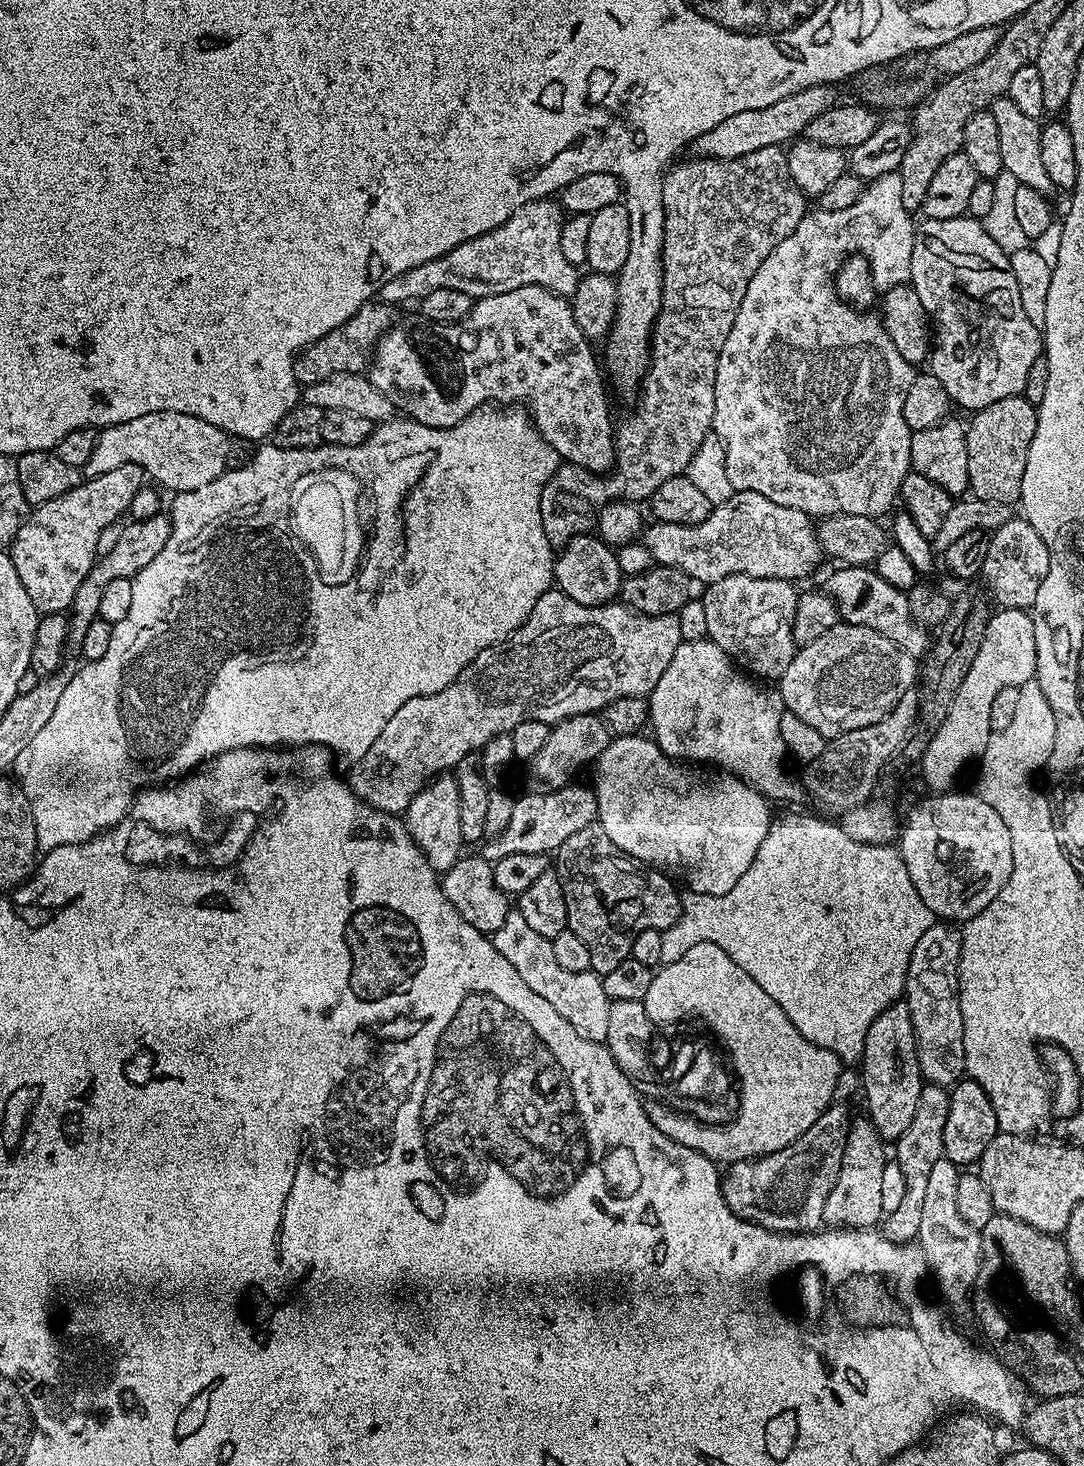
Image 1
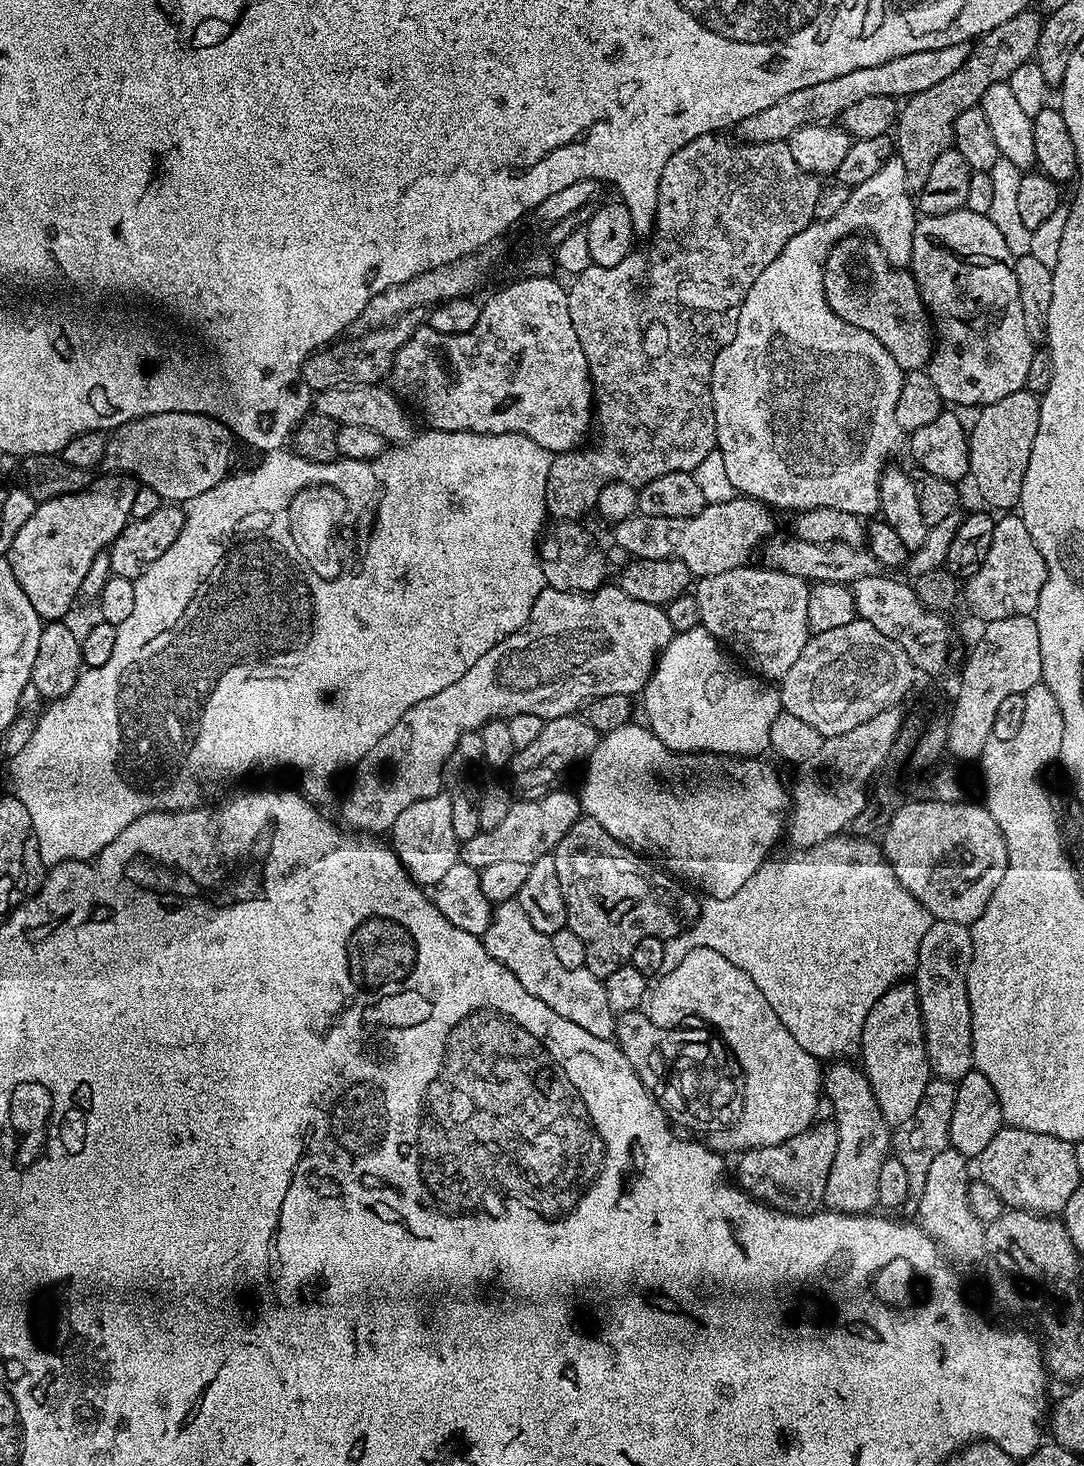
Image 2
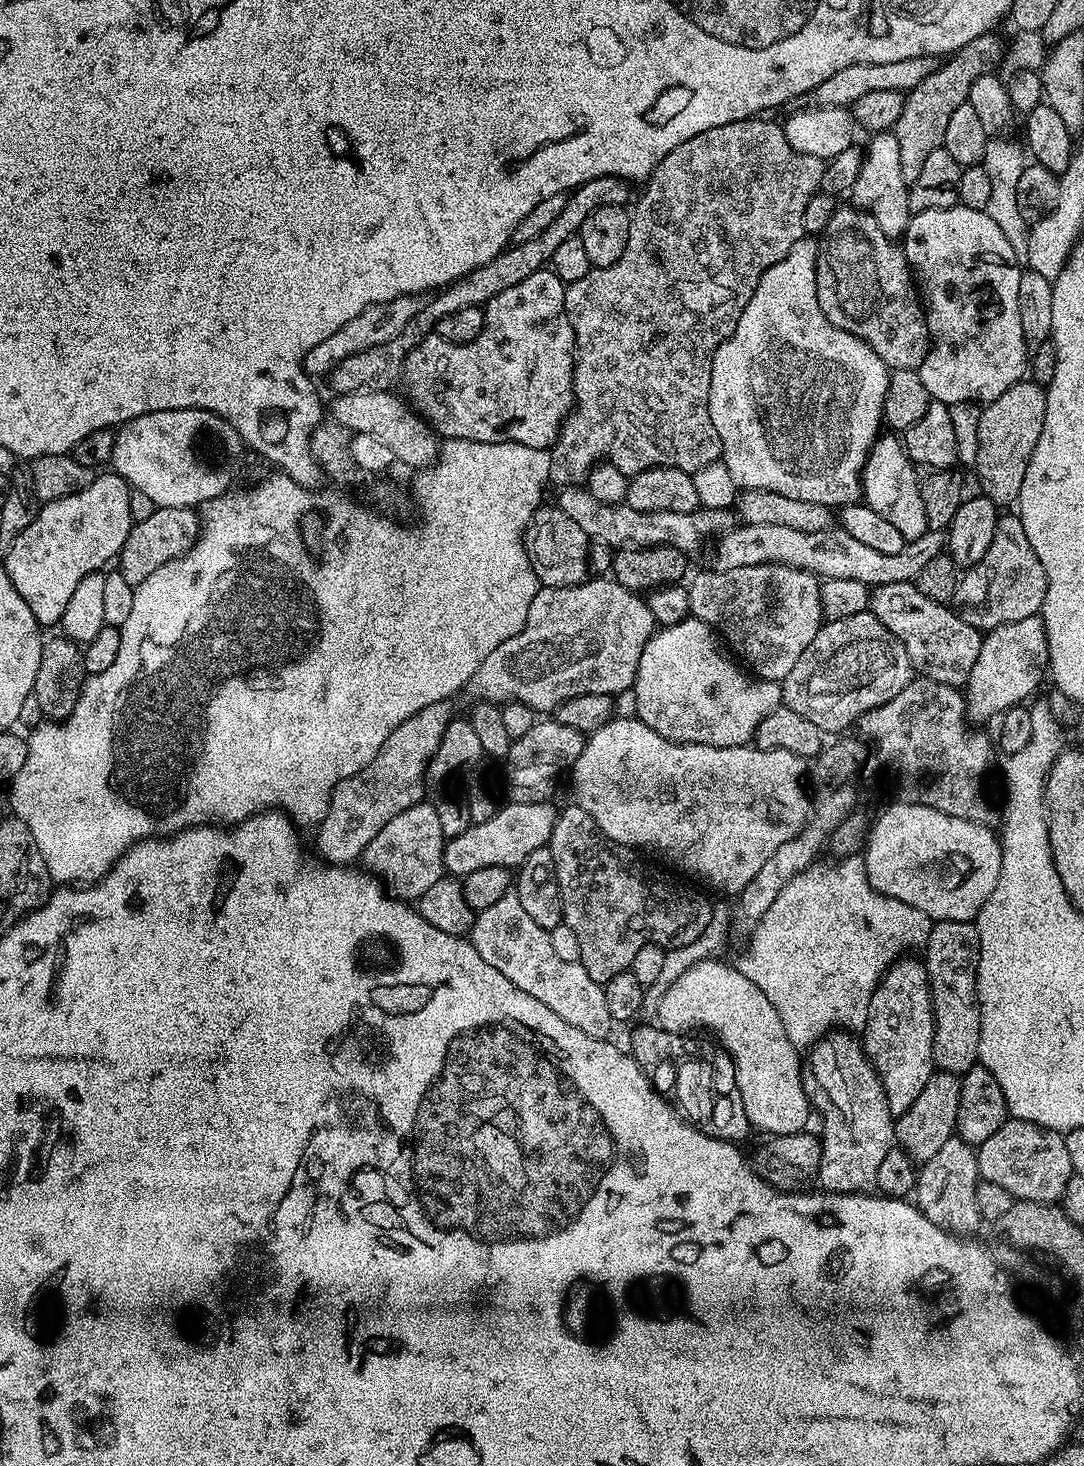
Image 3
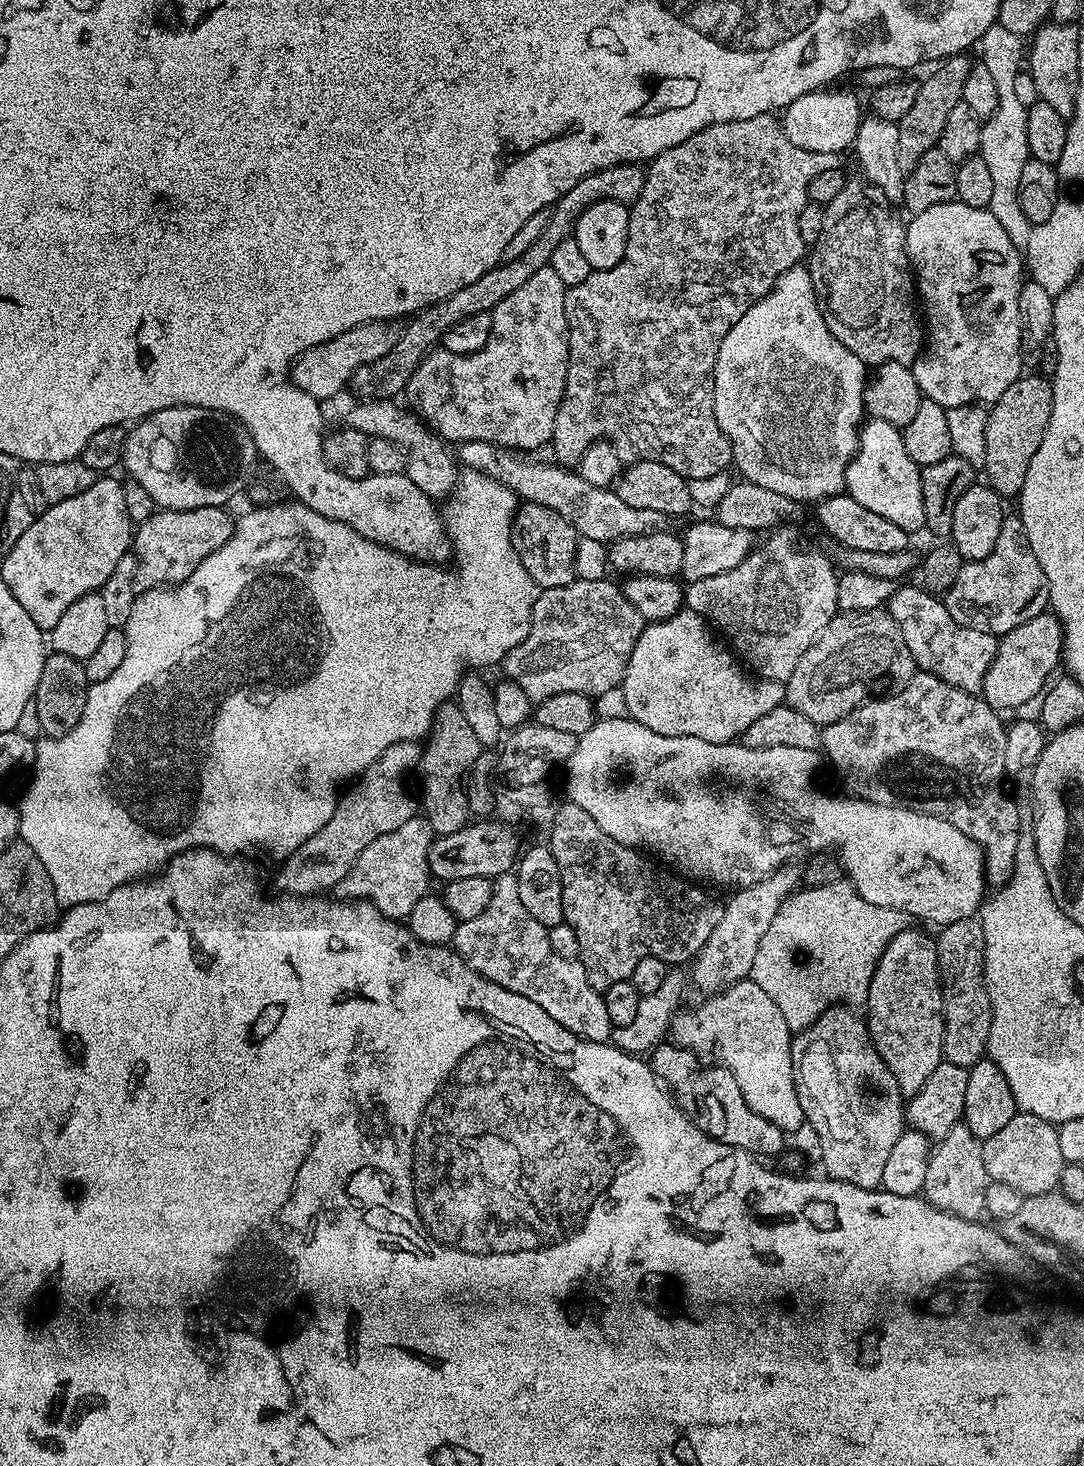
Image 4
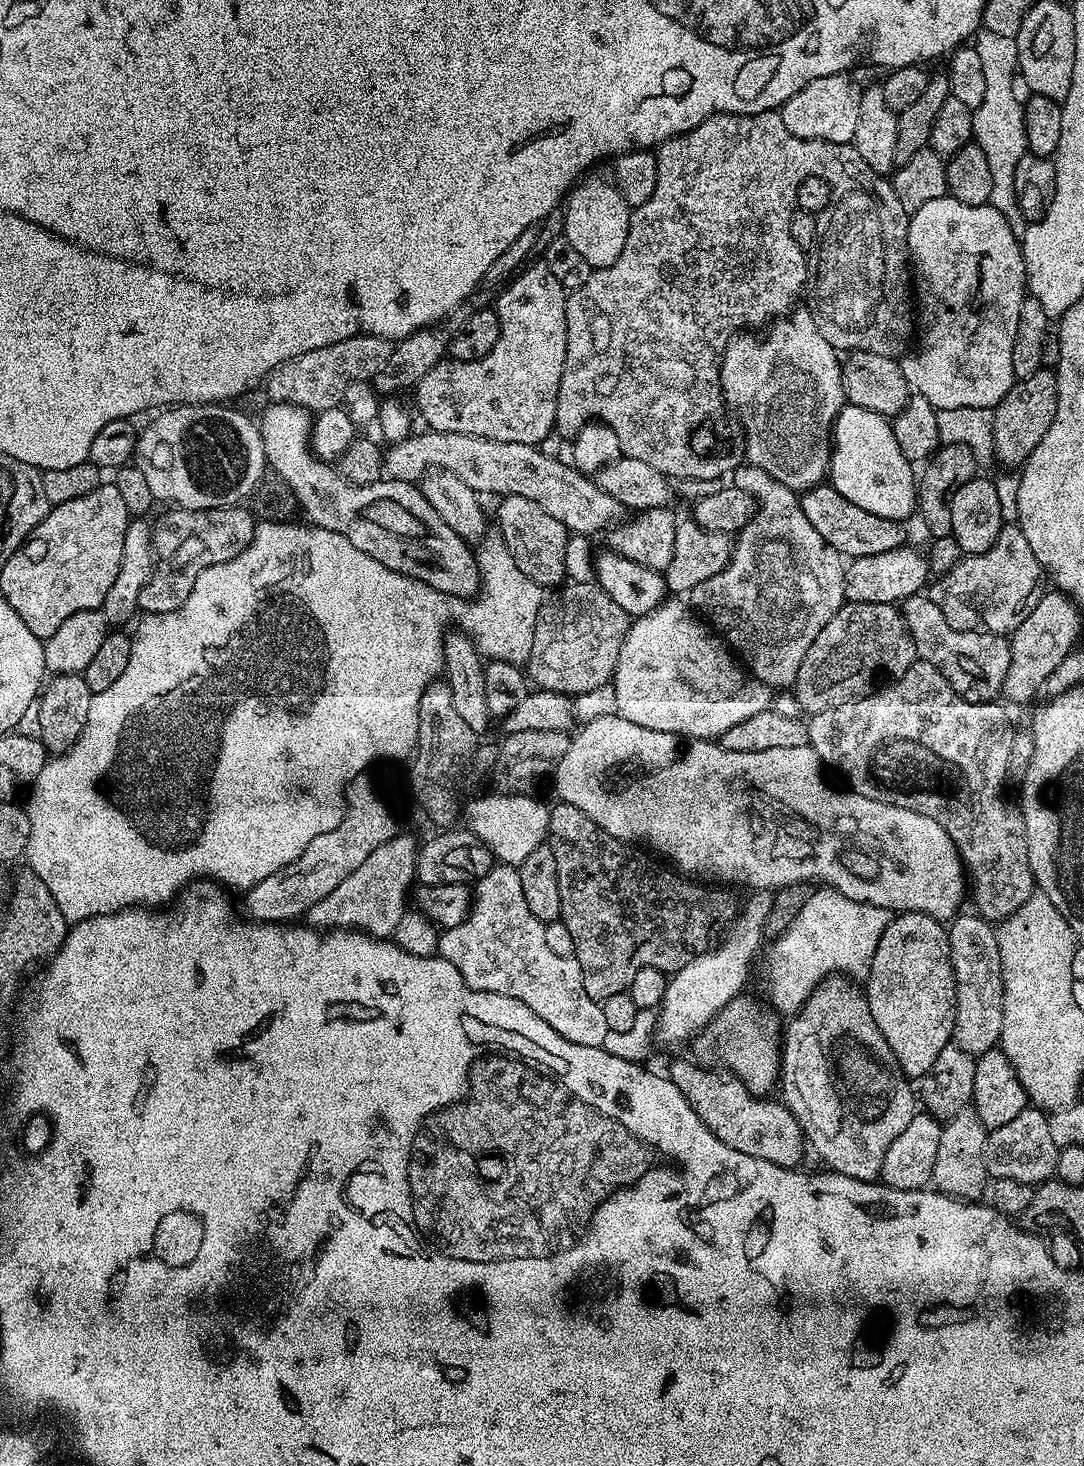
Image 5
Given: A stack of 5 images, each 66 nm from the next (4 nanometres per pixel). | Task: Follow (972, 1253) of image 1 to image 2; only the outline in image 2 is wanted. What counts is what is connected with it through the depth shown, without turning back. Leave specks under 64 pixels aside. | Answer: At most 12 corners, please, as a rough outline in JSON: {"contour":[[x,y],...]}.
{"contour":[[934,1154],[918,1223],[949,1260],[985,1255],[971,1209],[969,1157]]}

